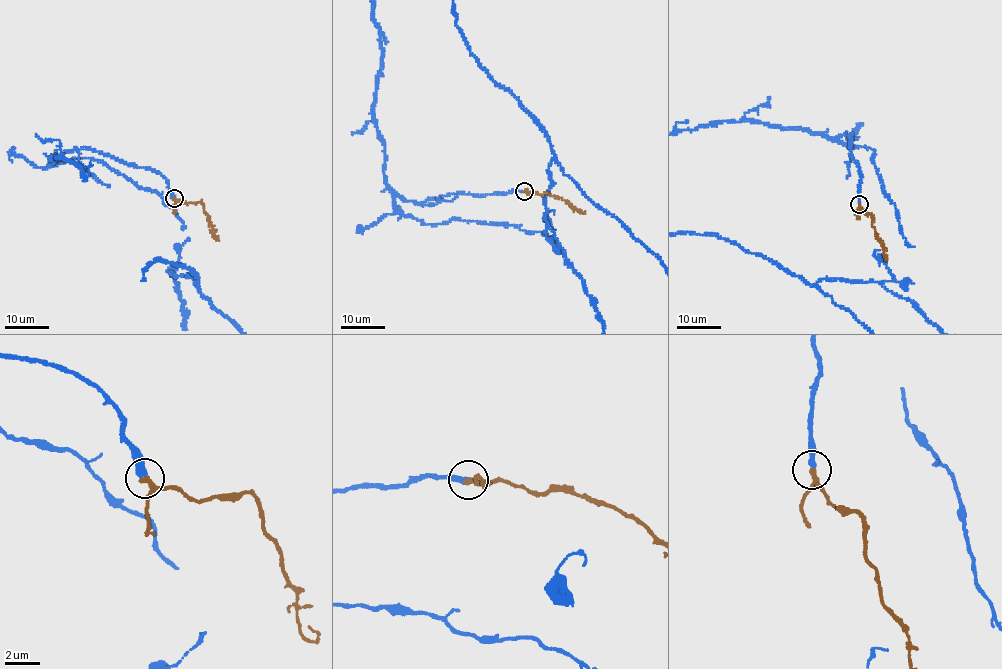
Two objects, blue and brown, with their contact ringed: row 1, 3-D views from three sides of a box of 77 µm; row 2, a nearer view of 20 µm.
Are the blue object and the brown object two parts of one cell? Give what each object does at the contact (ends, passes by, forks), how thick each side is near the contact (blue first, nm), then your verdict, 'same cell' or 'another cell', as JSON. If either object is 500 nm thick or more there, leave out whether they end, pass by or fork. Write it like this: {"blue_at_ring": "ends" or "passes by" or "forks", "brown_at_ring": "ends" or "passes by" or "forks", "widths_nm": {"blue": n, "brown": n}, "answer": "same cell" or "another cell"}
{"blue_at_ring": "ends", "brown_at_ring": "passes by", "widths_nm": {"blue": 360, "brown": 240}, "answer": "same cell"}

